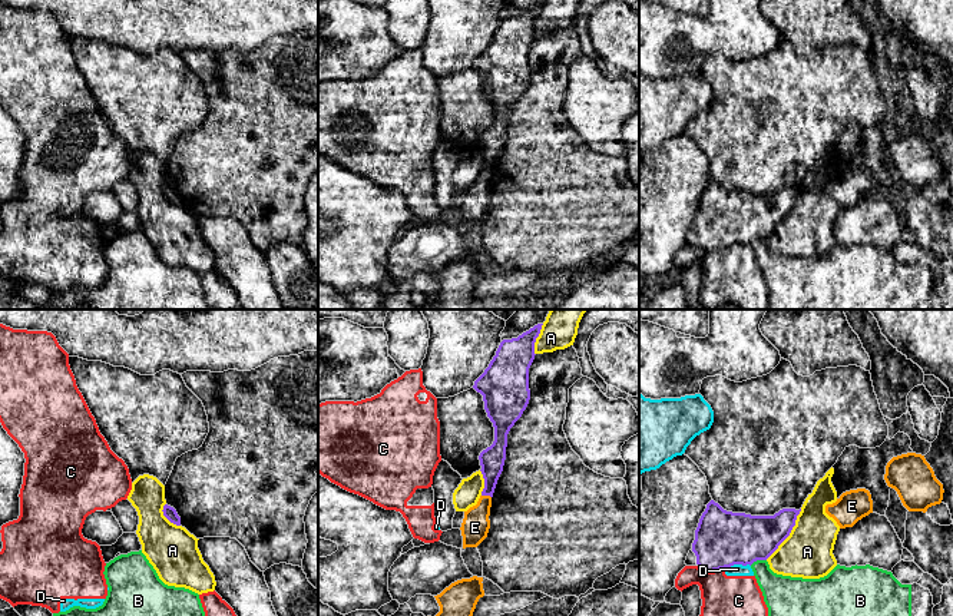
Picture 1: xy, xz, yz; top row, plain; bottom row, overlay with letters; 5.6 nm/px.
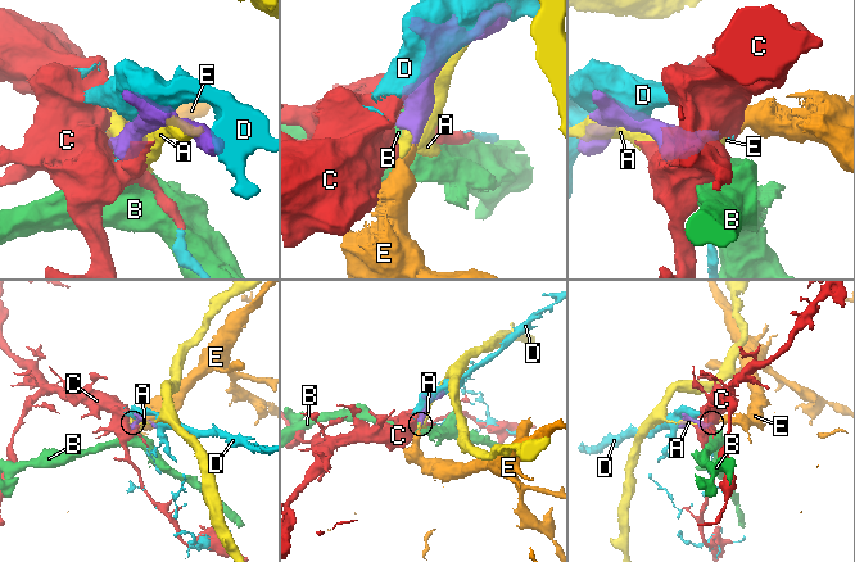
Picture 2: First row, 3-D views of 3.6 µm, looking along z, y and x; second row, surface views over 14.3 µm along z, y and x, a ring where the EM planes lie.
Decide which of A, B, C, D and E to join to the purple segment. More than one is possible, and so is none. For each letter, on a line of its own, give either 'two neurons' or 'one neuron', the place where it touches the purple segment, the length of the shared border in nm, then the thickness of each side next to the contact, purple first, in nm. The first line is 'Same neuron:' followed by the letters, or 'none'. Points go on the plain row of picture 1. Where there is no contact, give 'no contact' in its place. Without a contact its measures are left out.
Same neuron: E
A: two neurons; meets purple in yz at (788, 214); contact 360 nm long; 280 nm thick on the purple side, 280 nm on the other
B: two neurons; meets purple in yz at (757, 238); contact 100 nm long; 320 nm thick on the purple side, 220 nm on the other
C: two neurons; meets purple in yz at (710, 249); contact 150 nm long; 320 nm thick on the purple side, 280 nm on the other
D: two neurons; meets purple in yz at (737, 242); contact 150 nm long; 320 nm thick on the purple side, 60 nm on the other
E: one neuron; meets purple in xz at (486, 174); contact 60 nm long; 140 nm thick on the purple side, 160 nm on the other

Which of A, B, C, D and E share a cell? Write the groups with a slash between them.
A / B / C D / E

